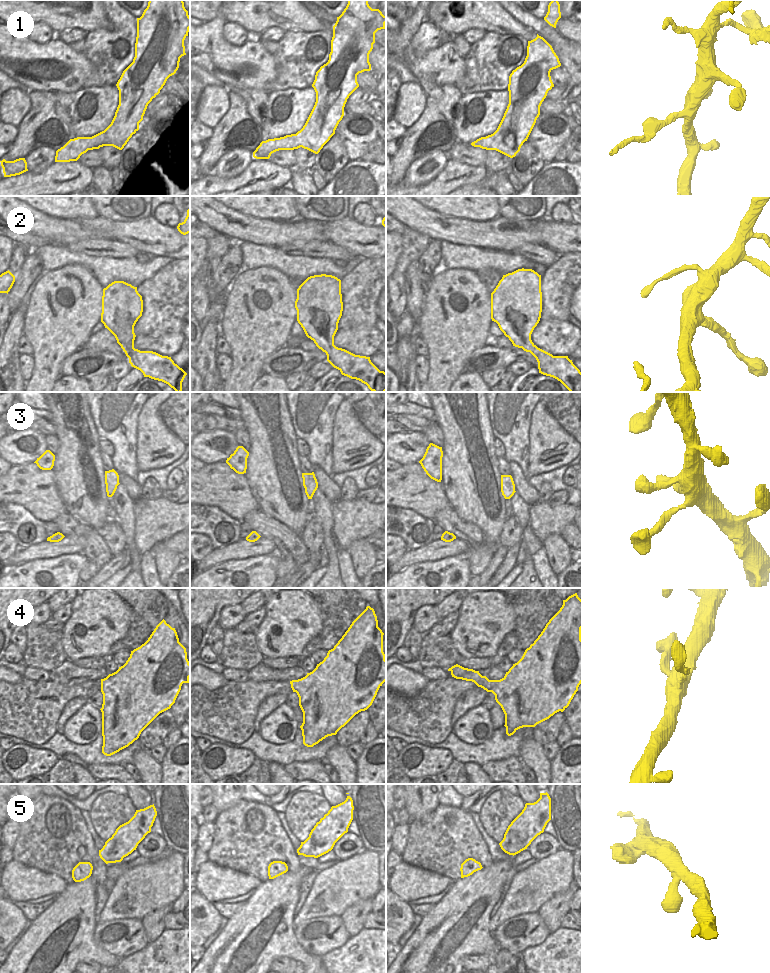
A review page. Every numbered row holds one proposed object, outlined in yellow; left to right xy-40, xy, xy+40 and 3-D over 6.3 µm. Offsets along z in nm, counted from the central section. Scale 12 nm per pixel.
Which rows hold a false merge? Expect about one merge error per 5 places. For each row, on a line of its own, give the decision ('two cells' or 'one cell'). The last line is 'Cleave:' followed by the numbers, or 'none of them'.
1: one cell
2: one cell
3: one cell
4: one cell
5: one cell
Cleave: none of them

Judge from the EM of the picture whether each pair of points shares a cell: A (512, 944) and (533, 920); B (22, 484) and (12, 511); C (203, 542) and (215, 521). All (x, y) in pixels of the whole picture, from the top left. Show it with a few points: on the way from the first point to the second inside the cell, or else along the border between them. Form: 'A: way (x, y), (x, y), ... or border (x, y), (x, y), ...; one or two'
A: way (520, 942), (526, 937), (526, 932), (530, 928); one
B: border (10, 502), (22, 505), (34, 516); two
C: border (200, 533), (209, 538), (213, 548); two

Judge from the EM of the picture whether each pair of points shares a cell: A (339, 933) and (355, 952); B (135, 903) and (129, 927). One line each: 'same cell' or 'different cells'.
A: different cells
B: different cells

